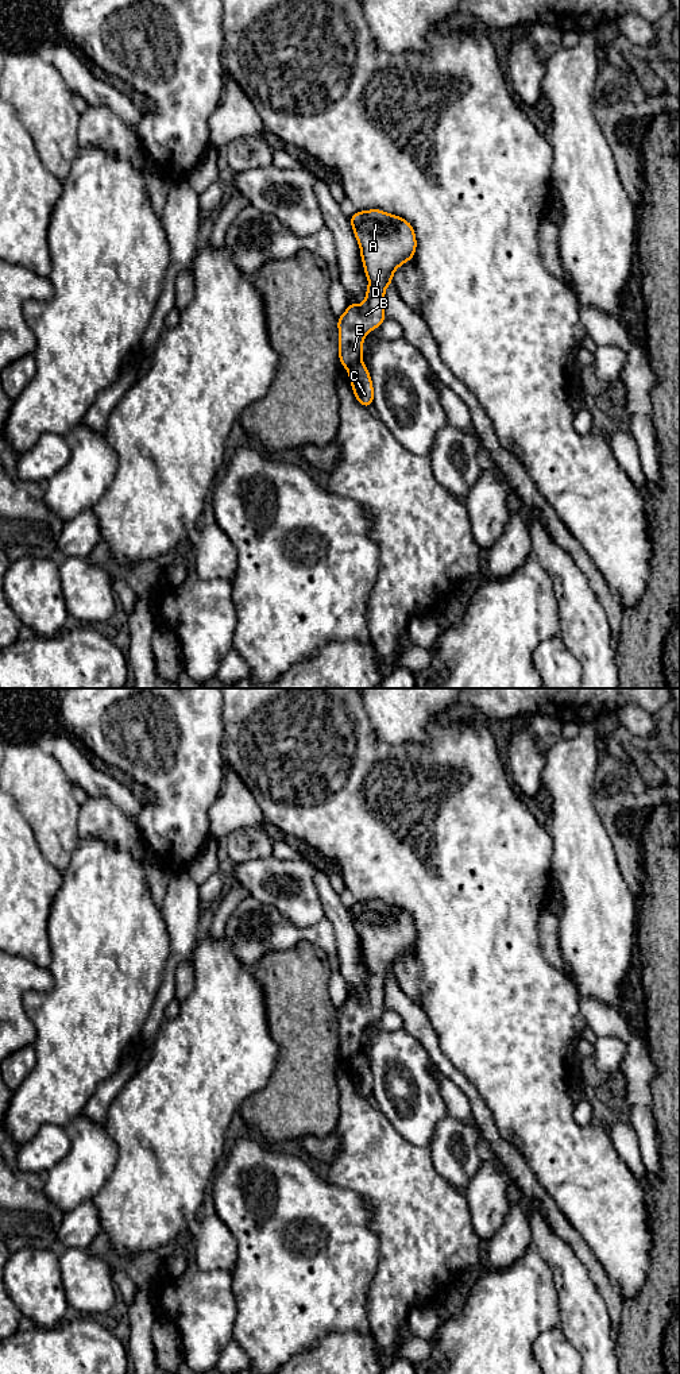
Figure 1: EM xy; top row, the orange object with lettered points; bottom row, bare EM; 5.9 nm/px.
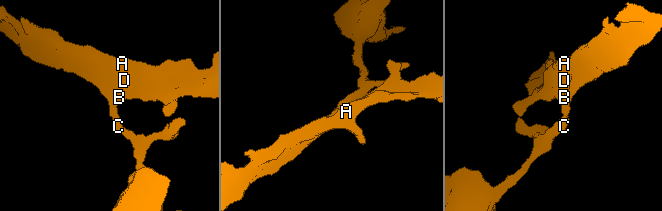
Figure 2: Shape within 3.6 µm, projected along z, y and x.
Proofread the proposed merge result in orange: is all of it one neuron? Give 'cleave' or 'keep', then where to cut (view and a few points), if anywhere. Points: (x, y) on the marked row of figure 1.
cleave | xy (360, 361), (350, 369)

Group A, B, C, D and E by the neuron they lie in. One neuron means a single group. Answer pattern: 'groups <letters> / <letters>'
groups A B D E / C

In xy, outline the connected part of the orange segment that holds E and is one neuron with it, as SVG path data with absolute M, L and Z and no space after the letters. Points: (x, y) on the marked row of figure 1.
M380 209L358 211L349 217L360 247L364 275L370 281L363 304L348 304L337 319L339 360L351 368L363 358L363 340L380 327L385 313L385 292L393 283L394 271L406 260L413 262L417 239L413 225Z

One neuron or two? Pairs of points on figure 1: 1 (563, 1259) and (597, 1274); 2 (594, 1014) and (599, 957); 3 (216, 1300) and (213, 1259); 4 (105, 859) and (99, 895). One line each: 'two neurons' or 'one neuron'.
1: two neurons
2: two neurons
3: two neurons
4: one neuron

